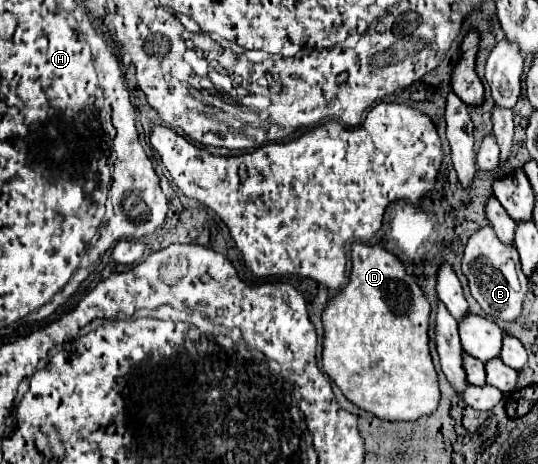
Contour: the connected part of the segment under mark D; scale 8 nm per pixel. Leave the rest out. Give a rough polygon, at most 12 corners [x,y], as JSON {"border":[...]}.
{"border":[[353,244],[323,312],[323,370],[379,420],[441,400],[431,304],[399,258]]}

